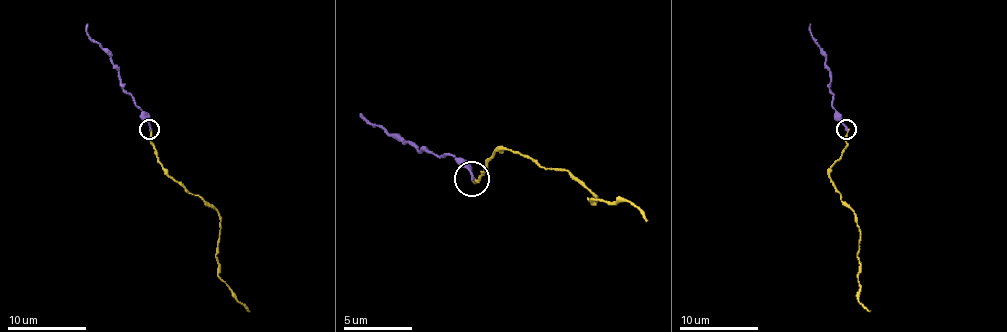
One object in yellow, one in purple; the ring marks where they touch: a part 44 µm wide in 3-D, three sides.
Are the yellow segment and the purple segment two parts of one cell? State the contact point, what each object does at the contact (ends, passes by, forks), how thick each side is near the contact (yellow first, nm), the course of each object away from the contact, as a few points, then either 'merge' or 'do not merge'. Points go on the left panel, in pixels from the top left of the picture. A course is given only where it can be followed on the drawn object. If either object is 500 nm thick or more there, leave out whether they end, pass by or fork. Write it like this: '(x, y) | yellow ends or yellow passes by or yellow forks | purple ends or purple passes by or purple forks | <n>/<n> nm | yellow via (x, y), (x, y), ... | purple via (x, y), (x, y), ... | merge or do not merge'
(149, 129) | yellow ends | purple ends | 190/190 nm | yellow via (150, 128), (156, 158), (164, 169), (219, 215), (219, 278), (248, 311) | purple via (150, 128), (148, 116), (124, 89), (118, 69), (89, 36), (87, 24) | merge

